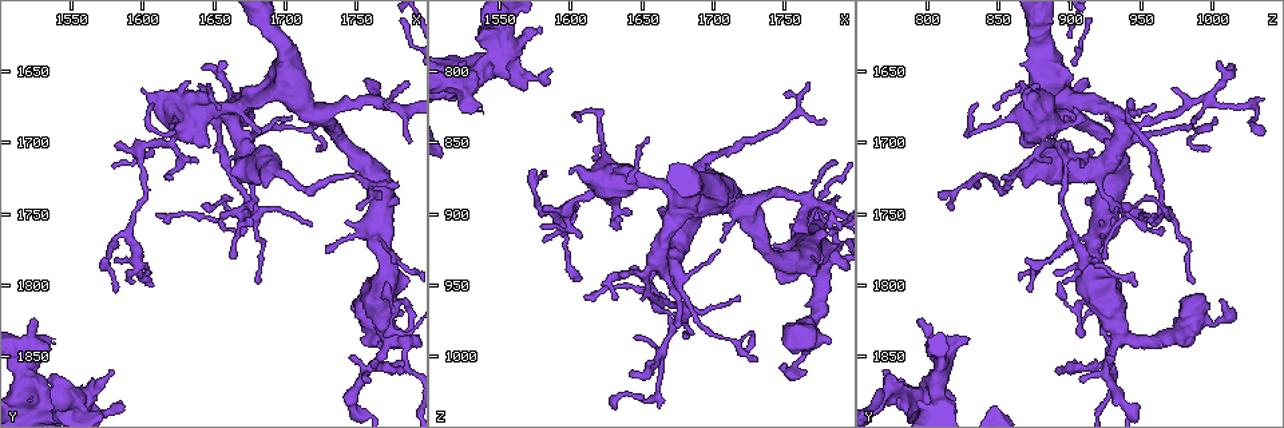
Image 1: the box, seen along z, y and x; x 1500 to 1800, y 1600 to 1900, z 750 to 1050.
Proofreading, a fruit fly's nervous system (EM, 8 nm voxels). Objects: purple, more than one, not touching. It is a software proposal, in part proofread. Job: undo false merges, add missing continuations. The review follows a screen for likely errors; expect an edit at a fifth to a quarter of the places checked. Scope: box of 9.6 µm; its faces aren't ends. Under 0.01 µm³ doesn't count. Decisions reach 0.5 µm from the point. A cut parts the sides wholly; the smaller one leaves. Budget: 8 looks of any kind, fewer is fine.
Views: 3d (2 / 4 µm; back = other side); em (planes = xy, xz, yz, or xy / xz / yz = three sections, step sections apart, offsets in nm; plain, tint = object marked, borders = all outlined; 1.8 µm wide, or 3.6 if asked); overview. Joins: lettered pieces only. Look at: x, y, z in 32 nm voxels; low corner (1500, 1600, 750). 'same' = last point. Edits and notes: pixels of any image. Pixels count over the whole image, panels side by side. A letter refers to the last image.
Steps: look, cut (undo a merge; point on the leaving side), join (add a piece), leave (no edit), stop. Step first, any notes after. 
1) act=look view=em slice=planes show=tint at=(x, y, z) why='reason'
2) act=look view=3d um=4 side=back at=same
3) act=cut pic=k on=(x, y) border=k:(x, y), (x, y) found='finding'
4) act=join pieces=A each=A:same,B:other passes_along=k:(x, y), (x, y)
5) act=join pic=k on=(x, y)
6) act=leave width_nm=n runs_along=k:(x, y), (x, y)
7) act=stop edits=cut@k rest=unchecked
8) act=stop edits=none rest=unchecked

act=look view=em slice=planes show=plain at=(1554, 1878, 774) why='closes a loop'

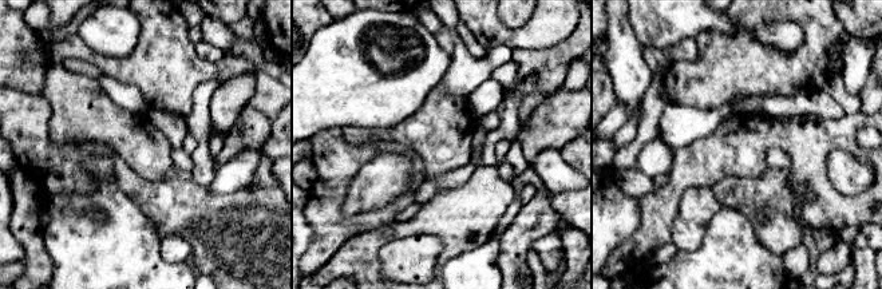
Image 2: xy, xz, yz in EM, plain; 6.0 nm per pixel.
act=look view=em slice=planes show=borders at=same

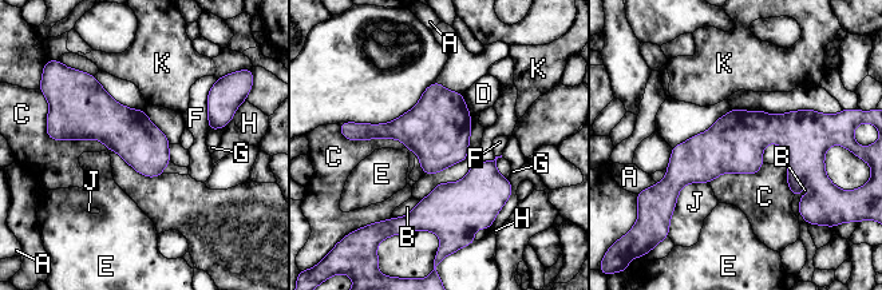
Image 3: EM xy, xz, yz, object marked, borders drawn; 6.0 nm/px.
act=leave each=A:other,B:other,C:other,D:other,E:other,F:other,G:other,H:other,J:other,K:other border=3:(47, 135), (99, 139), (107, 149) found='all the same neuron'

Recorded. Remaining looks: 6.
act=look view=3d um=4 at=(1662, 1686, 934) why='abrupt turn'

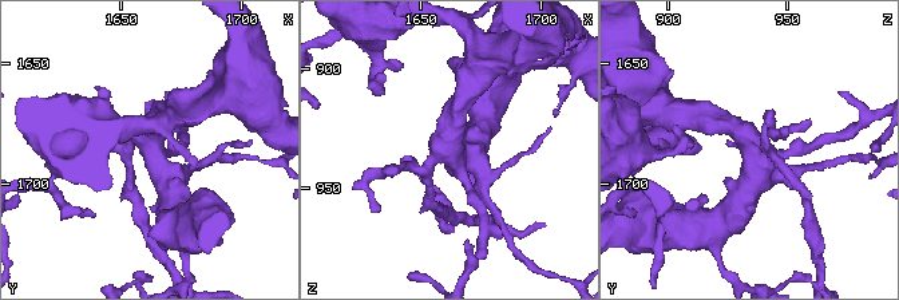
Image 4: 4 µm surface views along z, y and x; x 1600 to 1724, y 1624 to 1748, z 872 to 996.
act=look view=em slice=planes show=borders at=(1665, 1688, 934)

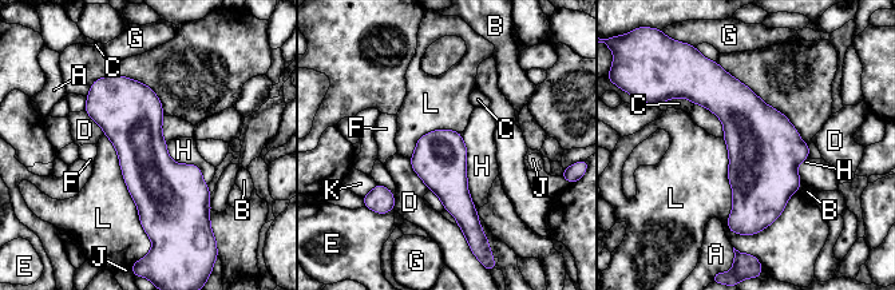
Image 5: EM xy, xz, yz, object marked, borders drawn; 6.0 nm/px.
act=leave each=A:other,B:other,C:other,D:other,E:other,F:other,G:other,H:other,J:other,K:other,L:other border=5:(460, 134), (467, 193), (484, 234) found='all the same neuron'

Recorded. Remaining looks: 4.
act=look view=3d um=4 at=(1598, 1708, 900) why='sharp bend'

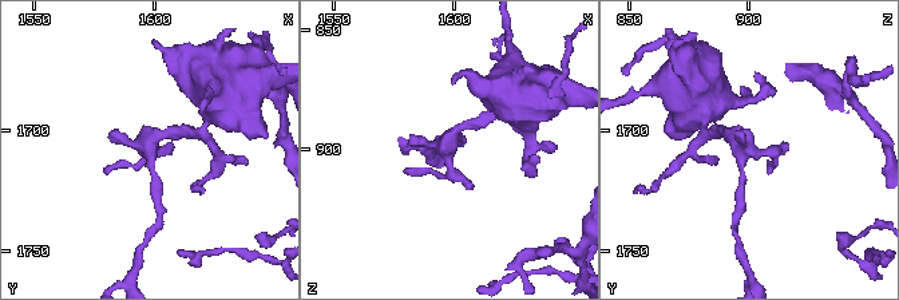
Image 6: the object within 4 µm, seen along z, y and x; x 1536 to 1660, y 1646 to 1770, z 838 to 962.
act=look view=em um=3.6 slice=planes show=borders at=(1597, 1708, 898)

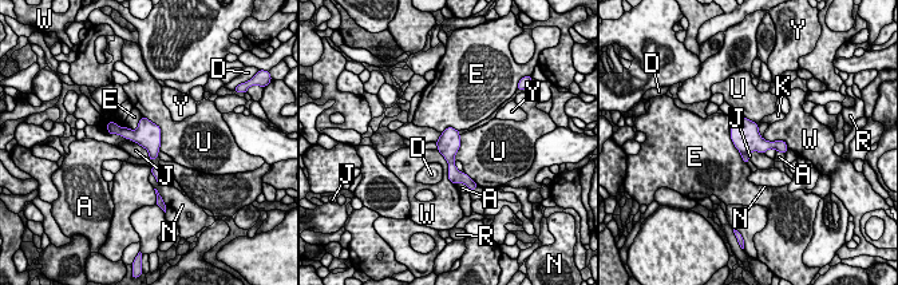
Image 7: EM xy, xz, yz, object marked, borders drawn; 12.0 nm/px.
act=leave width_nm=280 each=A:other,D:other,E:other,J:other,K:other,N:other,R:other,U:other,W:other,Y:other found='continuous, no second neuron'

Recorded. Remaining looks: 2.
act=stop edits=none rest=unchecked

